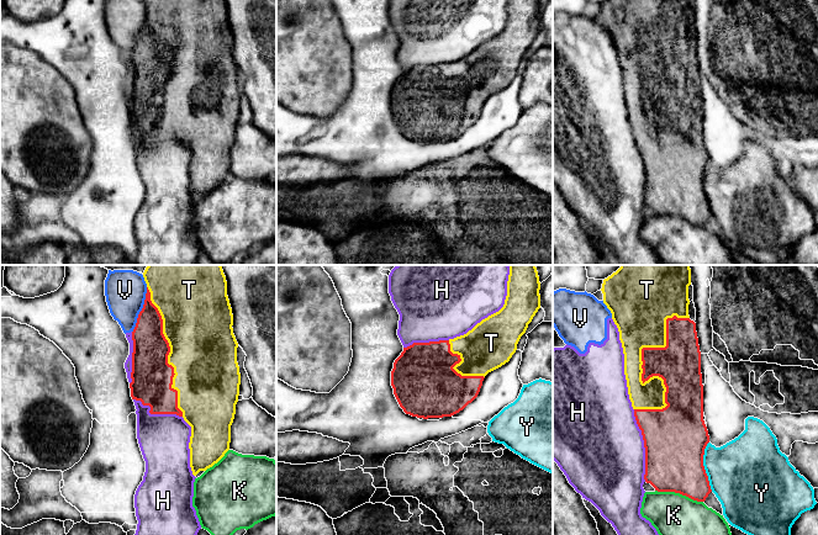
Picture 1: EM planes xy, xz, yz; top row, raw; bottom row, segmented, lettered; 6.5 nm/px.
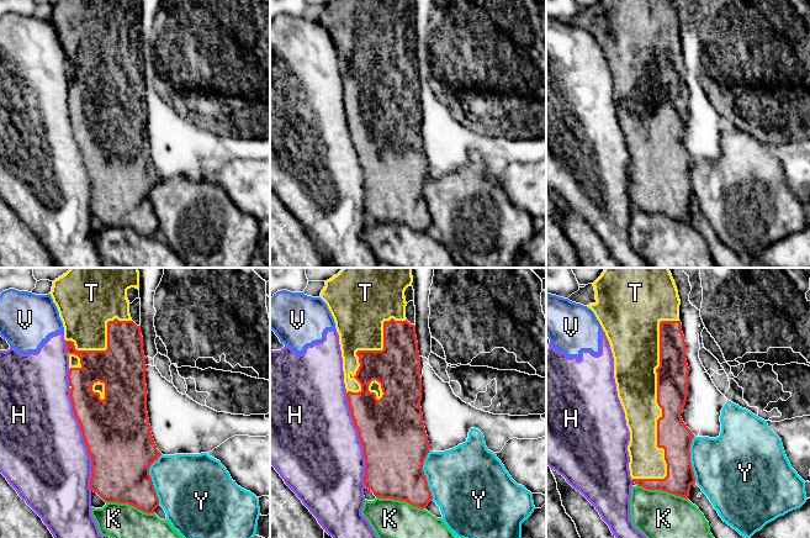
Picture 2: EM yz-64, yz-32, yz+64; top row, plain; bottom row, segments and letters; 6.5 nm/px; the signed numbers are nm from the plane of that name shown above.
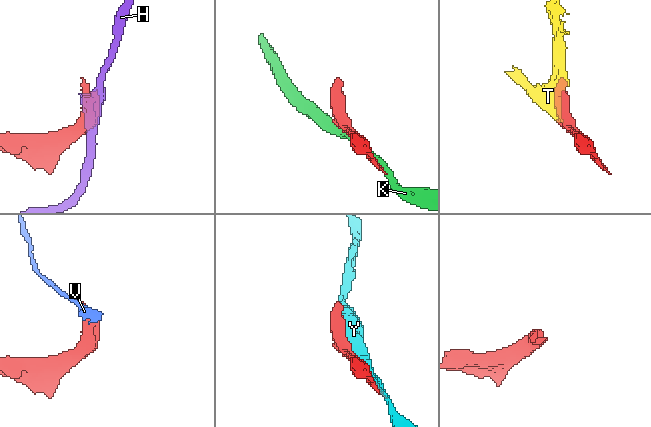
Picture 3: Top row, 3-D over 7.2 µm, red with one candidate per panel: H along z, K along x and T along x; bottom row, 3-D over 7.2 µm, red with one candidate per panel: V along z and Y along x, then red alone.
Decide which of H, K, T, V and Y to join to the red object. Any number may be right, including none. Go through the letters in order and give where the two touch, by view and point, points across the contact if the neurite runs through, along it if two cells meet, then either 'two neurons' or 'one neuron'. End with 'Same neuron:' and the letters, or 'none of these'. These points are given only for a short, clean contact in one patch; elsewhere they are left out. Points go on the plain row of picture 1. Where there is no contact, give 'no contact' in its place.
H: contact yz (644, 169); two neurons
K: contact yz (679, 216); two neurons
T: contact yz (642, 91); one neuron
V: contact xy (142, 33); two neurons
Y: contact yz (703, 190); two neurons
Same neuron: T

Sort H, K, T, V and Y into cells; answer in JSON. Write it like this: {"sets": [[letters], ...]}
{"sets": [["H", "V"], ["K"], ["T"], ["Y"]]}

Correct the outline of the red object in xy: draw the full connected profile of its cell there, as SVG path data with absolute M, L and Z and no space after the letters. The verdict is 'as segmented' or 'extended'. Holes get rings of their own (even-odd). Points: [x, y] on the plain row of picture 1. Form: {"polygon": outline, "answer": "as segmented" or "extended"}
{"polygon": "M143 0L147 17L132 55L133 76L130 107L132 123L149 129L151 138L176 138L191 150L190 191L192 198L217 187L229 174L231 149L239 120L238 67L227 20L226 0Z", "answer": "extended"}

